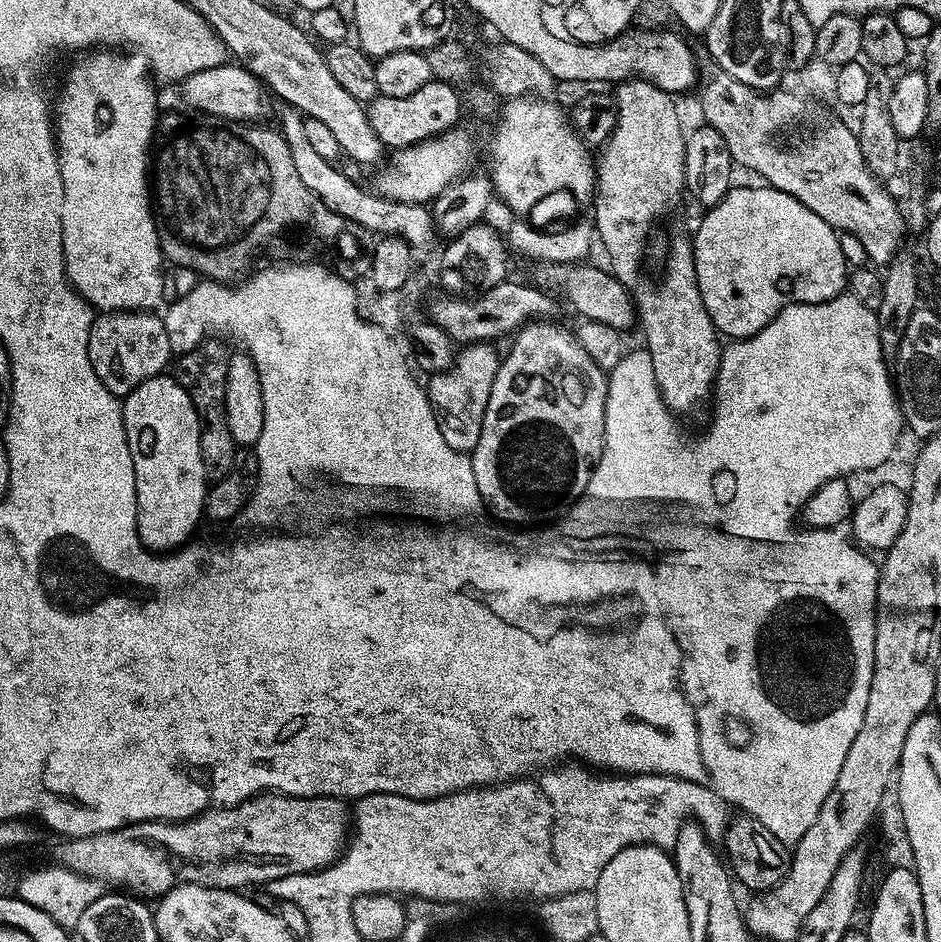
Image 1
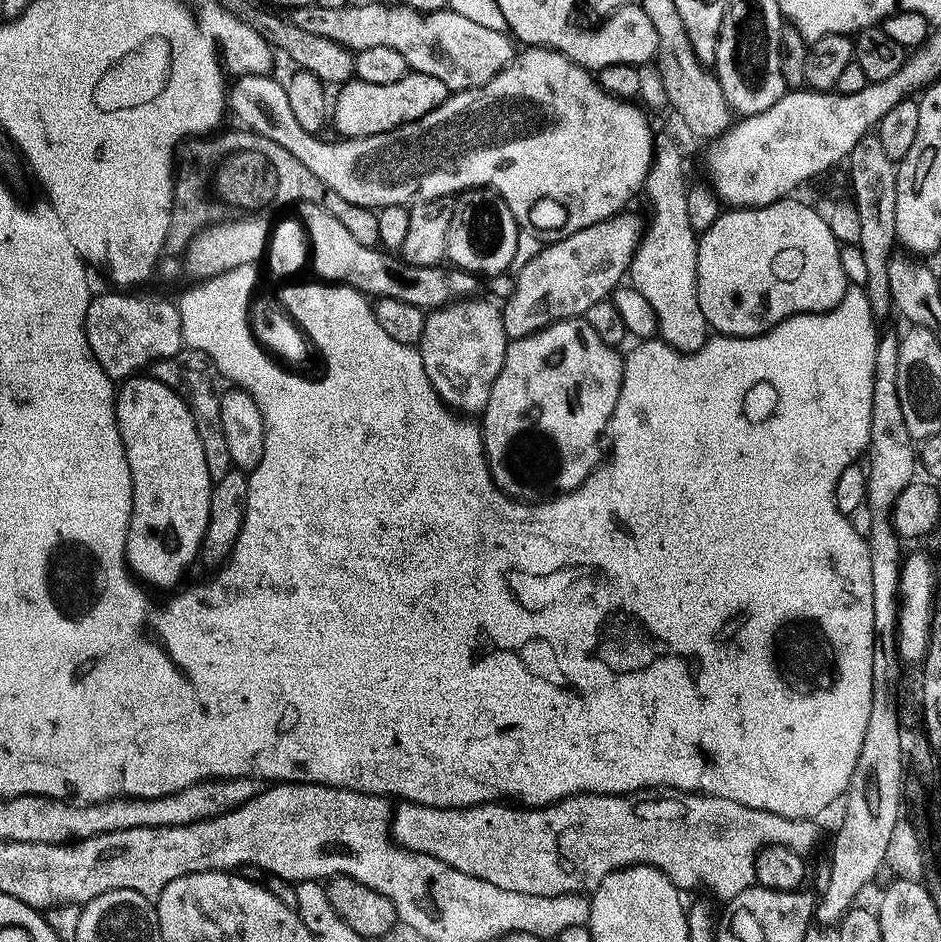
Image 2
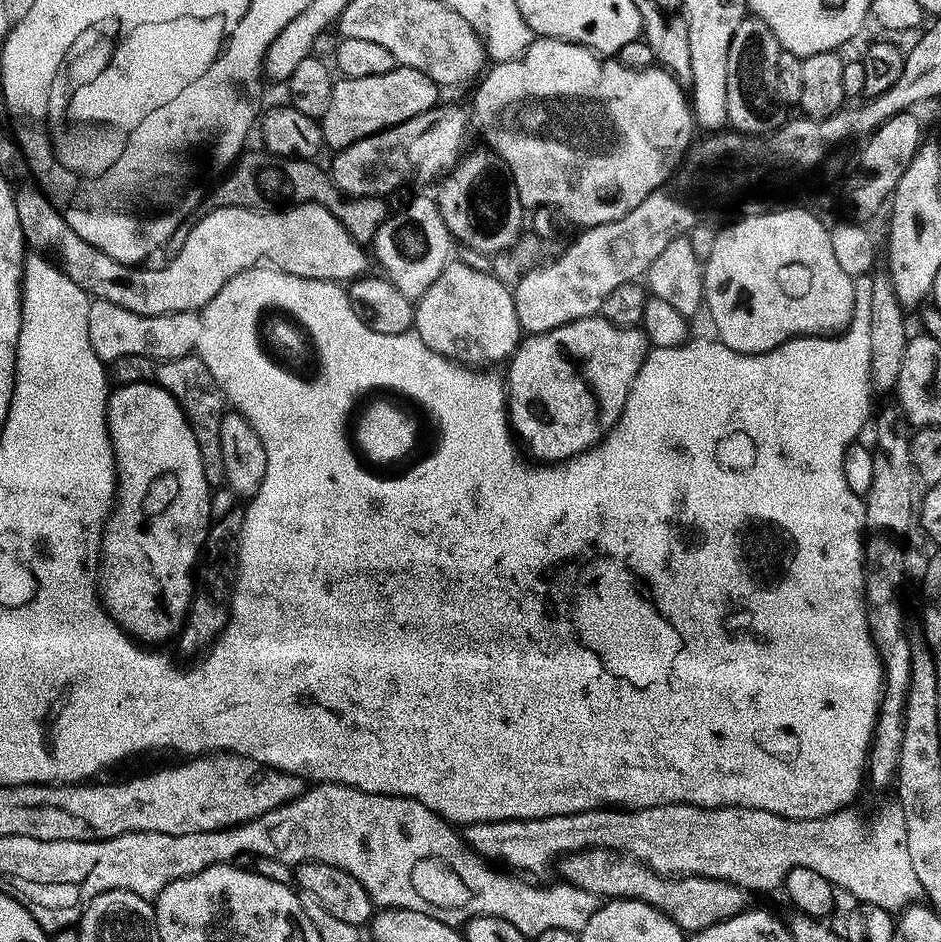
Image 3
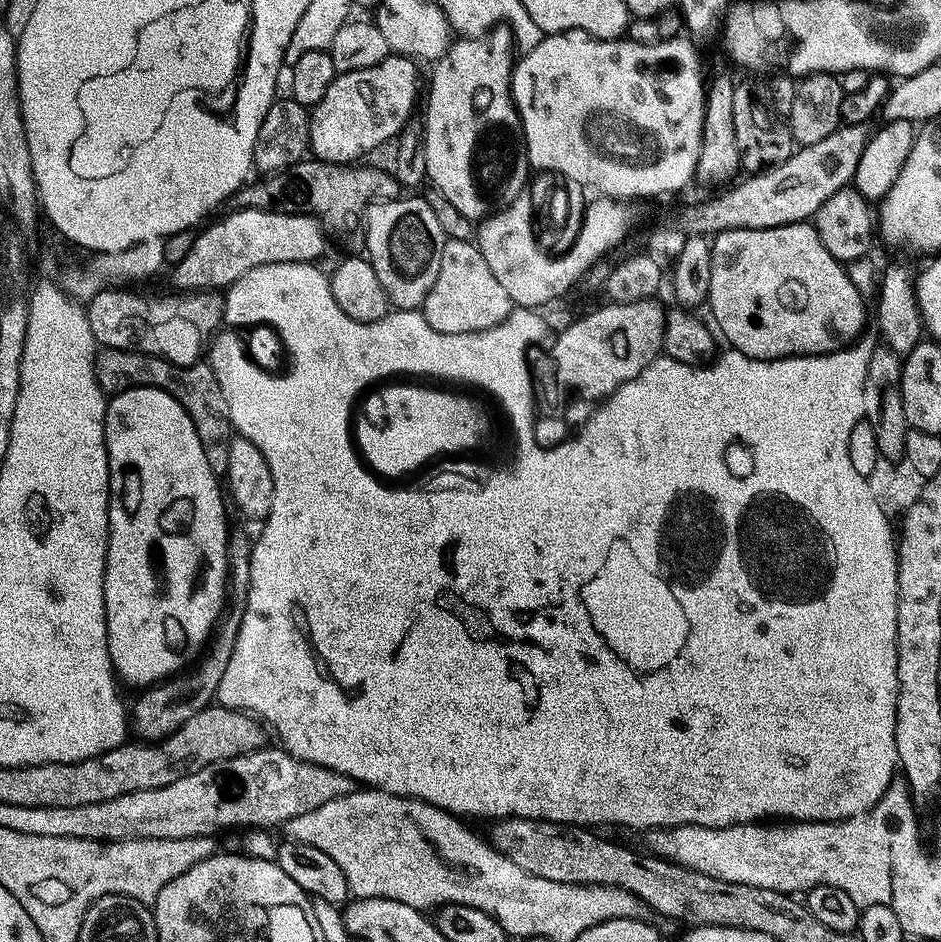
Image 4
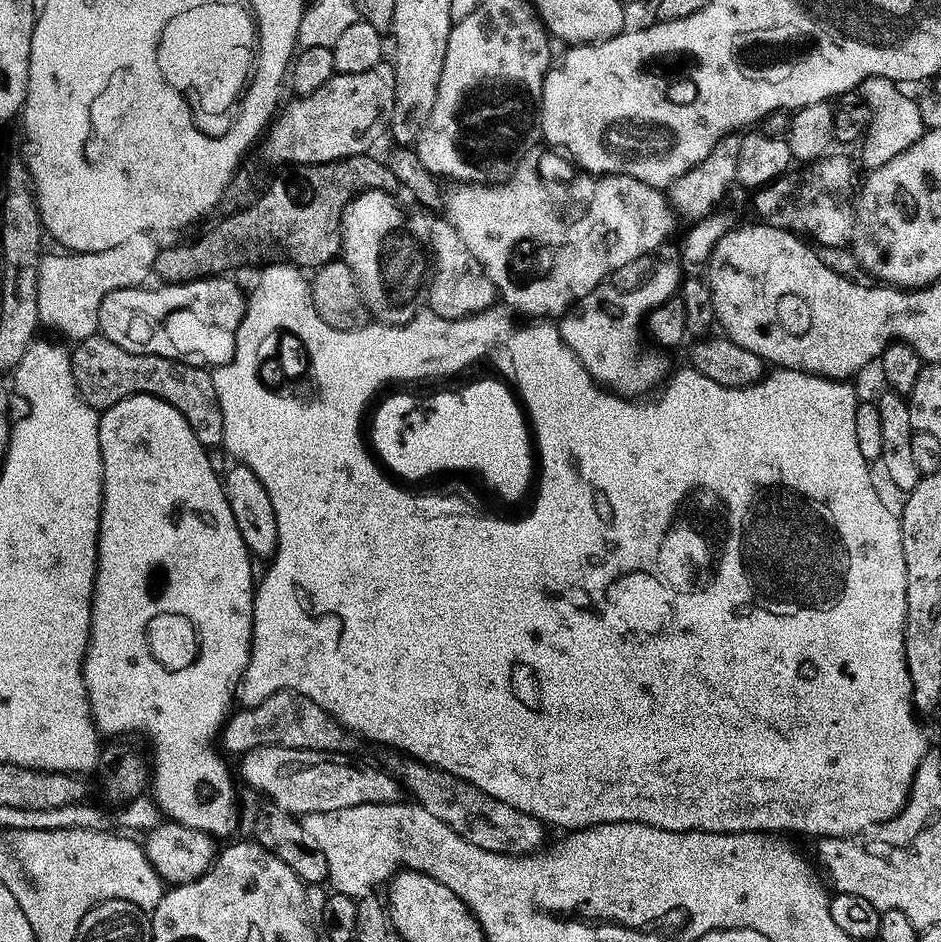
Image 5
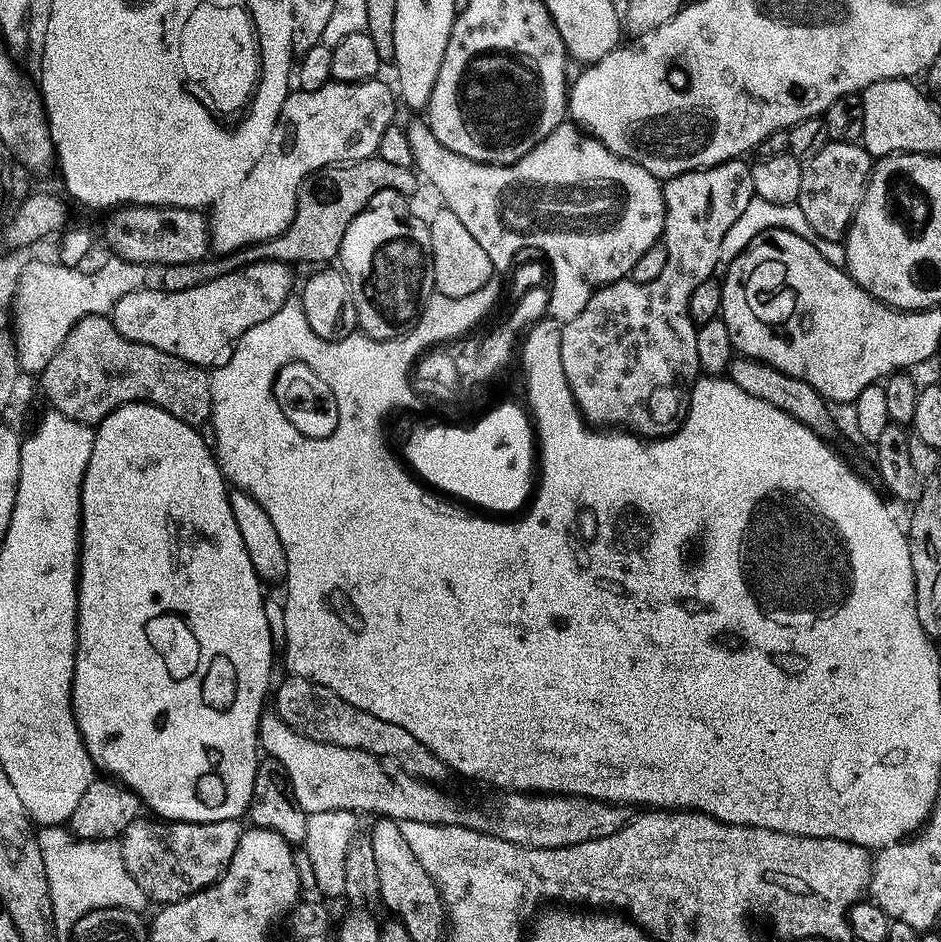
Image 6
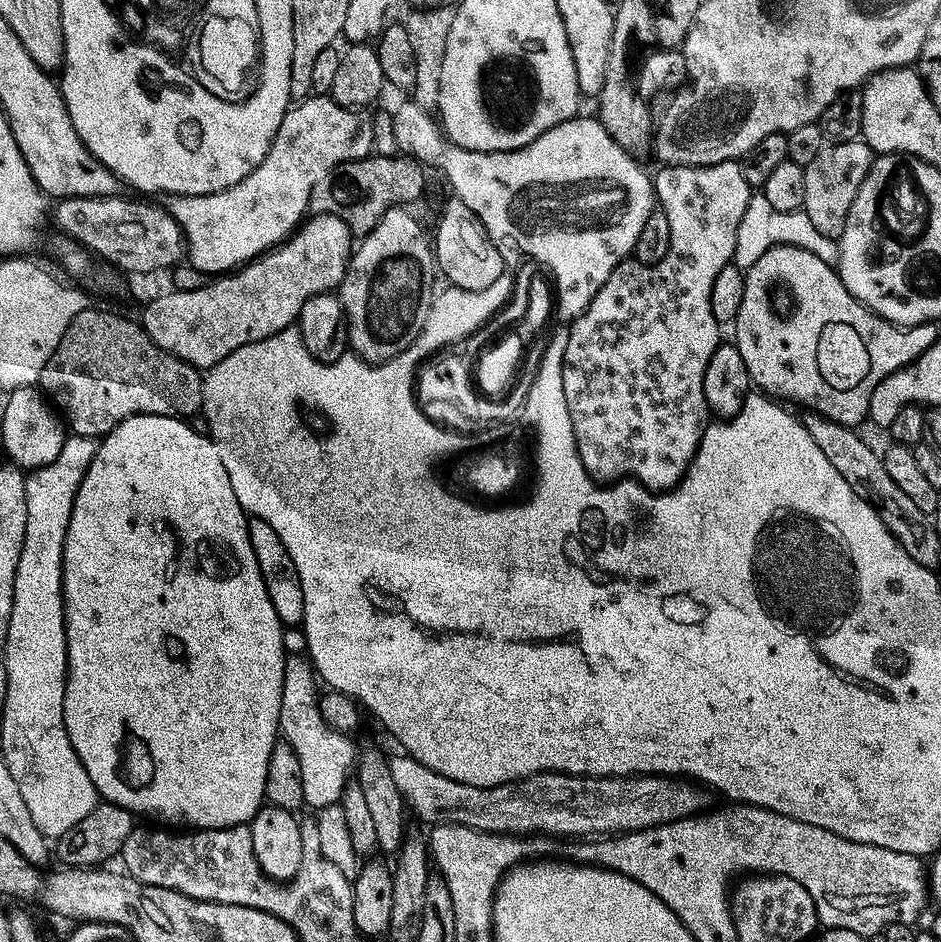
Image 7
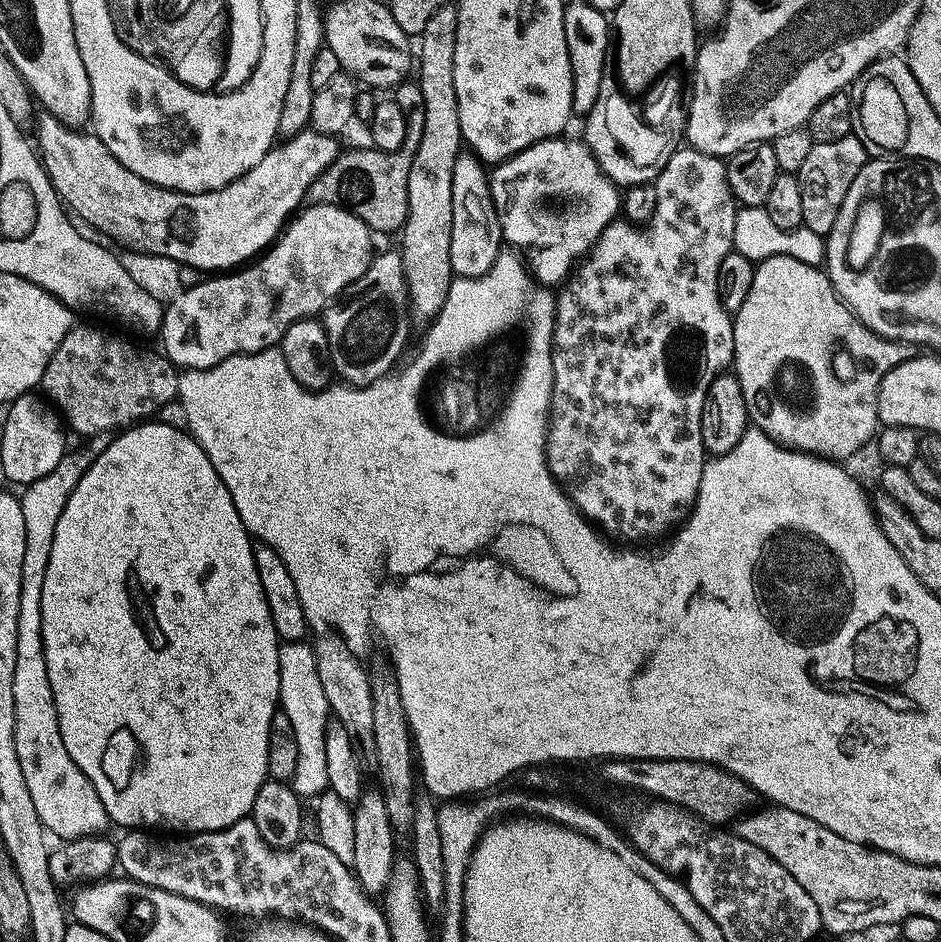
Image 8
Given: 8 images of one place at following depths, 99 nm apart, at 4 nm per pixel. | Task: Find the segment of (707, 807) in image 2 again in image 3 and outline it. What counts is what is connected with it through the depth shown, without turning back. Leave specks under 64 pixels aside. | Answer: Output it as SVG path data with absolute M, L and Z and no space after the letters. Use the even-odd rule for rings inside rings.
M895 803L886 805L880 816L873 818L869 828L860 821L856 810L837 812L821 820L787 820L778 814L749 808L695 808L689 804L671 804L646 810L601 810L545 820L474 824L467 832L466 843L477 856L489 862L501 860L509 864L504 866L516 874L544 872L556 859L559 861L594 848L607 848L609 852L631 856L638 863L655 870L659 876L704 876L706 879L736 884L749 894L779 889L789 874L801 868L822 874L822 878L830 881L841 893L849 892L856 899L854 901L878 906L893 914L903 913L919 901L916 899L924 896L922 882L918 882L918 874L914 874L914 862L910 862L910 842L904 813Z

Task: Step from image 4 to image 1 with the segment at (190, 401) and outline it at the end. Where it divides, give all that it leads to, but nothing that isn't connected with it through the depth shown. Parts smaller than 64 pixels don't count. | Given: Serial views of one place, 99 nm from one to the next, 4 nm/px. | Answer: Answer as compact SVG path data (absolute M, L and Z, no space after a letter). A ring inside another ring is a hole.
M209 339L197 346L194 351L183 353L174 364L174 379L190 394L194 410L198 410L200 415L202 462L206 466L208 479L212 482L225 480L236 471L238 451L234 434L230 434L230 422L226 422L226 378L230 352L220 344L223 343L219 339Z

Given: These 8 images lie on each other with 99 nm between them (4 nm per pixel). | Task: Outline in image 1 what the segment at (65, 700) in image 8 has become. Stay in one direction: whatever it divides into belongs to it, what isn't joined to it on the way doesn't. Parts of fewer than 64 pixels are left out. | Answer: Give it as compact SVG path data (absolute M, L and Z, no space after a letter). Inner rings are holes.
M171 375L155 376L146 382L142 382L142 386L135 388L128 397L123 401L124 405L124 429L126 430L126 438L130 446L130 454L132 455L132 469L134 470L134 478L136 479L136 489L138 490L138 526L136 529L140 532L142 542L150 551L157 554L167 554L175 552L184 547L197 535L196 531L200 528L200 519L205 519L206 498L210 481L206 474L206 466L202 462L202 442L200 441L200 415L198 410L194 410L194 402L190 398L190 394L185 390L179 382Z

